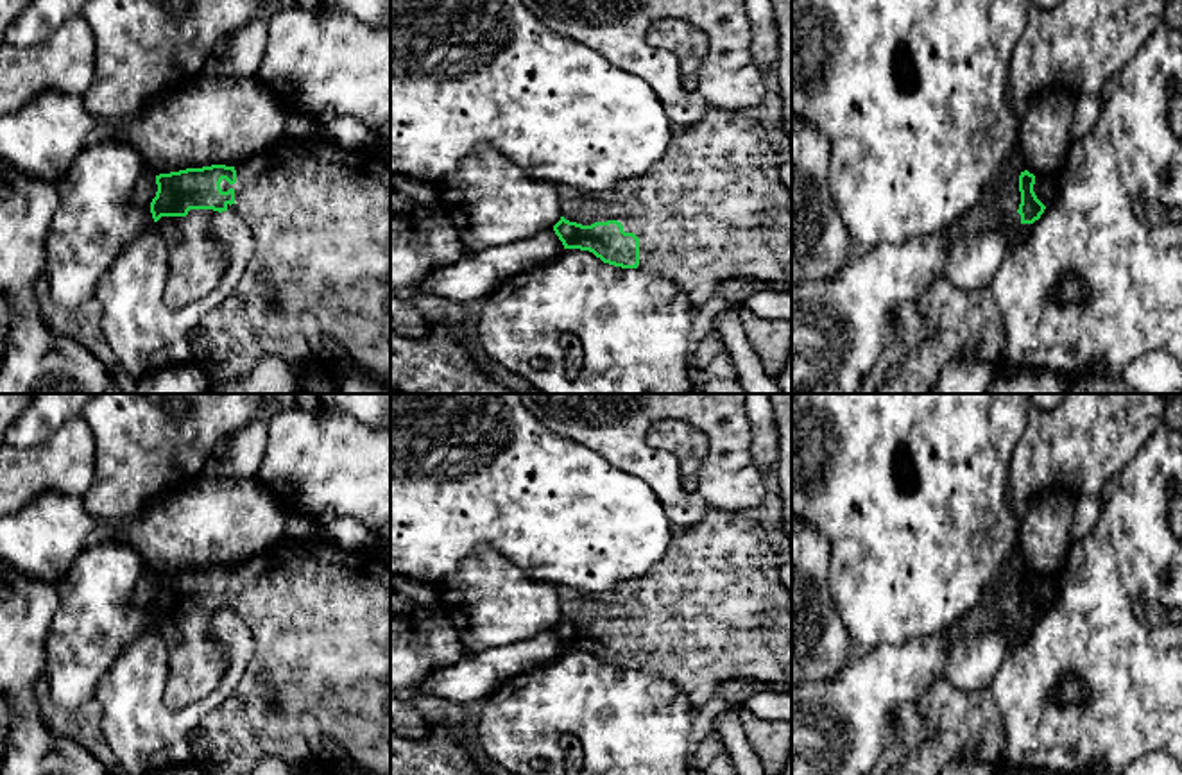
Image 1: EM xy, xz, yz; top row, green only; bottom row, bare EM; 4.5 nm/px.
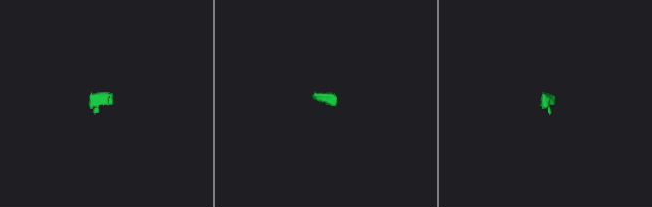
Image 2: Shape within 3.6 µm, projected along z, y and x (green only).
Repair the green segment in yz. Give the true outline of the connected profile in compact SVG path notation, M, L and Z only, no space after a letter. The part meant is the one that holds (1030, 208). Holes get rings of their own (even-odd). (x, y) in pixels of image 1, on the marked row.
M1028 170L1021 172L1019 175L1019 192L1021 192L1021 204L1019 209L1014 213L1014 220L1019 224L1021 238L1024 240L1030 233L1033 224L1041 218L1046 206L1037 199L1033 192L1035 175Z

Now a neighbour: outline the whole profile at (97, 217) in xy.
M102 141L82 150L56 181L59 208L45 240L45 268L50 295L63 310L75 313L95 301L97 285L120 252L152 222L150 208L134 200L134 188L147 170L138 150L125 141Z

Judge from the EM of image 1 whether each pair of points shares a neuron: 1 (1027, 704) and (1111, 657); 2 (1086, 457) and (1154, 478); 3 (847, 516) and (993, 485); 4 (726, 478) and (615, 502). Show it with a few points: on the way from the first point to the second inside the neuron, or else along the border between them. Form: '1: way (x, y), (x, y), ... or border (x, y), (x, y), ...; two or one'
1: way (1043, 682), (1068, 657), (1089, 657); one
2: border (1150, 437), (1098, 494); two
3: way (883, 498), (914, 498), (926, 485), (957, 485); one
4: border (618, 468), (638, 476), (652, 491), (674, 528); two

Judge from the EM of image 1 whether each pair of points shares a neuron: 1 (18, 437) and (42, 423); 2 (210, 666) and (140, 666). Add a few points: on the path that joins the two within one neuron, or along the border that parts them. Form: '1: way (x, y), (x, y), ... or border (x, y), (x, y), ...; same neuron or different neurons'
1: way (24, 434), (36, 423); same neuron
2: border (158, 625), (169, 668), (165, 702), (179, 707); different neurons

